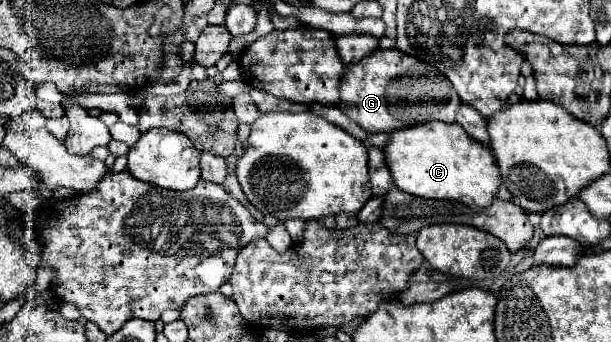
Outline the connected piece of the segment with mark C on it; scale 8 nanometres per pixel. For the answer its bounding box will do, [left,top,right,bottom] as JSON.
[385,120,501,210]

